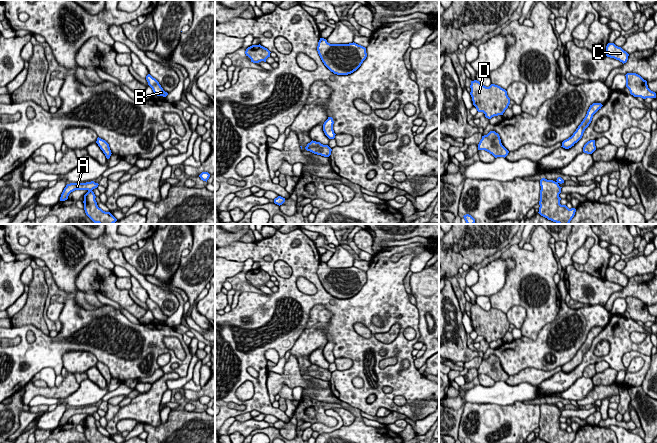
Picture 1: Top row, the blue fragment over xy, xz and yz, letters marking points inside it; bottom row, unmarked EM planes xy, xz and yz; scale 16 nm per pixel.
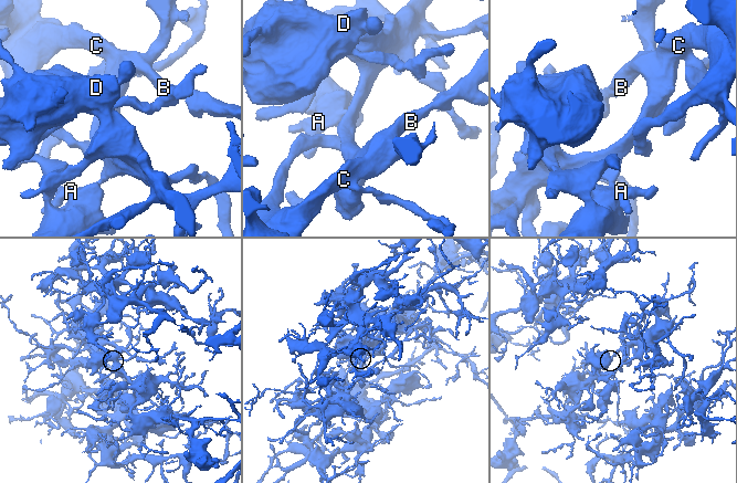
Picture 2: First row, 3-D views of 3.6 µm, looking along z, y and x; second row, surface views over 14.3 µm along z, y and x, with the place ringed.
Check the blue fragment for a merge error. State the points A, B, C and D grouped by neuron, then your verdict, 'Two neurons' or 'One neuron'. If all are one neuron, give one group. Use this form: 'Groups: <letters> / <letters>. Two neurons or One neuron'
Groups: A B C D. One neuron

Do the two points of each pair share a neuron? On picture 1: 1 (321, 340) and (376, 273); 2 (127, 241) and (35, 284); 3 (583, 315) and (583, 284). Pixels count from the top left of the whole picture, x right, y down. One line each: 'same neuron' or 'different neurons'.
1: different neurons
2: different neurons
3: different neurons

